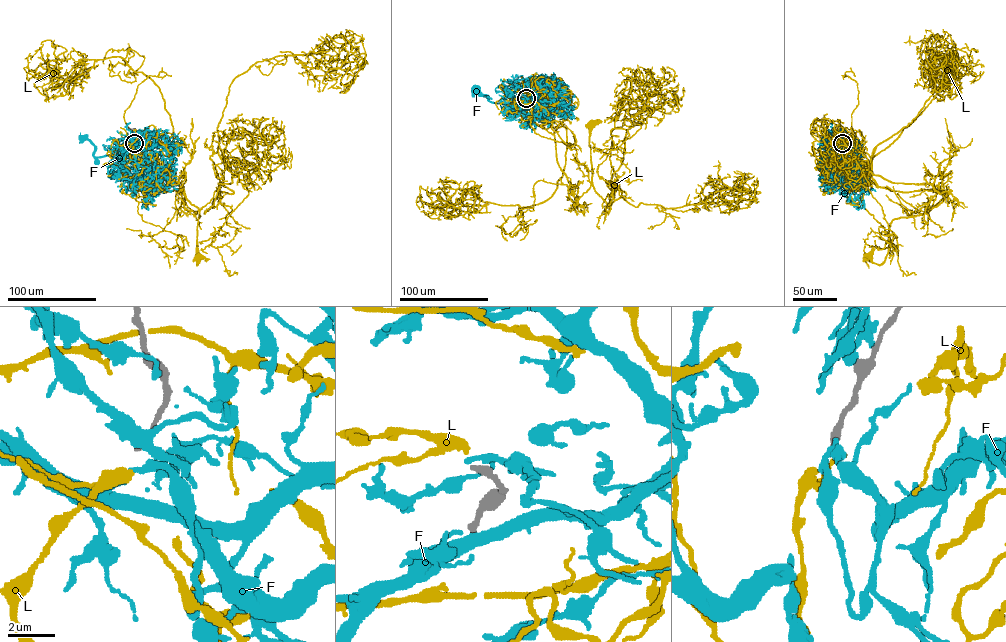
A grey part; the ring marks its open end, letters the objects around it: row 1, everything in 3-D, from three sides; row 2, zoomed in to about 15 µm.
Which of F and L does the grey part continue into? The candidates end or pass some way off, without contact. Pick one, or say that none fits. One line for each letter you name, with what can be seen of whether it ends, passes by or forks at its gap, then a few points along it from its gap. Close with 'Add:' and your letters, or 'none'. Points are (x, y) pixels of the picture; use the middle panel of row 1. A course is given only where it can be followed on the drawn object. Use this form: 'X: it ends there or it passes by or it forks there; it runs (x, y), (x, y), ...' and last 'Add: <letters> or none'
L: it ends there; it runs (526, 98), (525, 106), (535, 106), (531, 122), (553, 135), (574, 204), (592, 179), (590, 125)
Add: L

